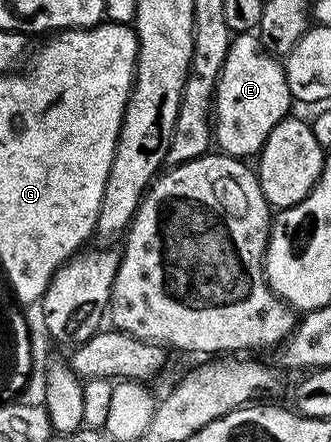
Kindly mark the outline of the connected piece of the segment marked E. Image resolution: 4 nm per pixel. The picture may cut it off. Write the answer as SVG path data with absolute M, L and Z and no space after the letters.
M257 33L234 34L224 68L214 86L213 145L233 158L253 159L268 140L268 132L291 113L290 106L292 99L285 65L262 47Z

